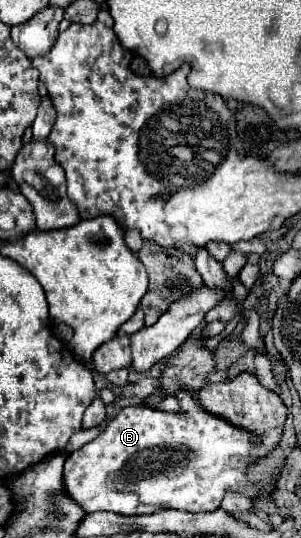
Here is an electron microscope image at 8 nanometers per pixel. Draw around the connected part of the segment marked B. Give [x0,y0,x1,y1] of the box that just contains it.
[65,394,277,516]

